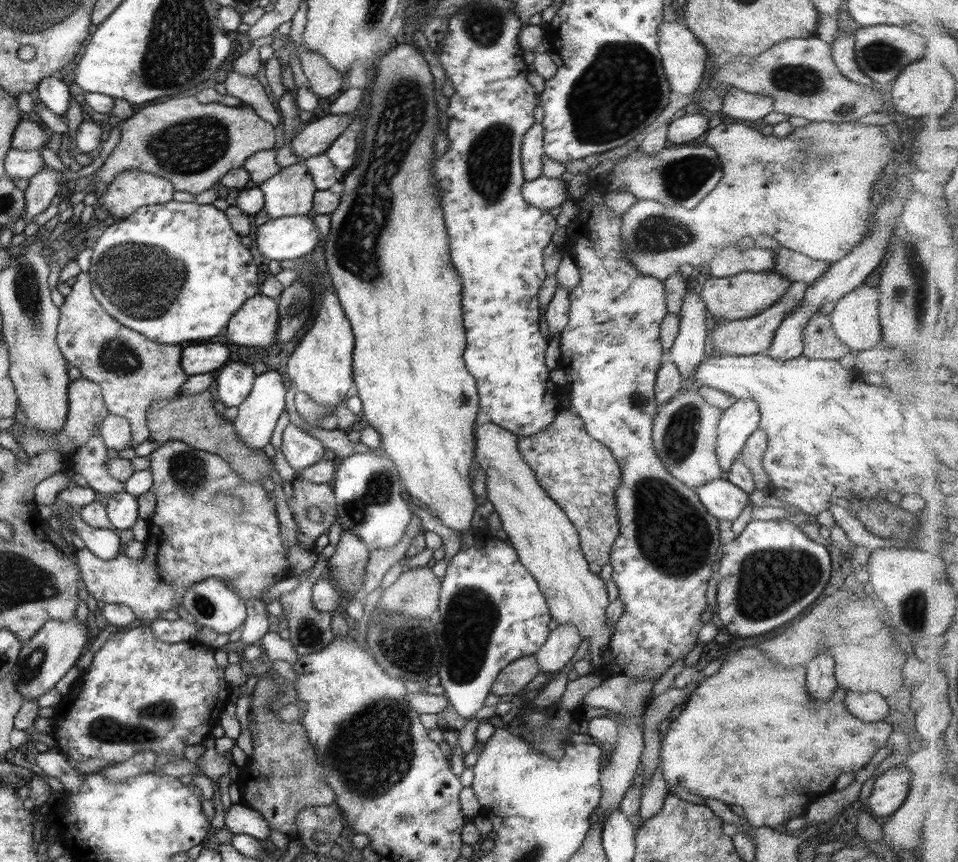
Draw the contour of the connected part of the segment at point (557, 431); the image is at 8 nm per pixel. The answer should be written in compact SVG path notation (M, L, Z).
M562 409L555 421L536 436L520 437L518 446L534 469L538 484L576 527L586 561L601 567L609 564L612 543L620 532L614 491L621 479L610 449L587 433L584 421L571 409Z

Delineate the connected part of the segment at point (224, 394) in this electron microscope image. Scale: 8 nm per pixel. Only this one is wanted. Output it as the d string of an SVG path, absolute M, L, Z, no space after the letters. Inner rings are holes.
M228 362L215 374L216 394L227 408L238 406L253 389L254 367L244 362Z

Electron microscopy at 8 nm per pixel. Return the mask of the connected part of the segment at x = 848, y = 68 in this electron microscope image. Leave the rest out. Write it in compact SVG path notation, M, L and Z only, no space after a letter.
M839 31L831 42L831 53L838 71L848 80L860 86L876 86L874 82L860 71L855 59L855 38L848 32Z

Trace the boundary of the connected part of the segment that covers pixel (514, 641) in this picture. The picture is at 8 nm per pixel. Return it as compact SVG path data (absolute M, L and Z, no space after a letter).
M488 527L481 530L474 530L474 535L474 545L470 546L467 550L456 552L449 562L446 576L444 576L441 582L438 614L434 619L437 641L442 649L442 660L438 673L438 676L440 676L440 686L444 687L444 690L446 691L445 696L457 710L458 714L460 714L462 718L466 718L467 721L472 720L472 718L476 716L476 712L485 705L484 702L490 695L490 689L492 689L492 685L496 682L496 679L503 668L506 668L511 662L514 662L520 657L534 655L538 652L538 649L547 641L548 635L551 634L550 626L548 625L552 620L546 598L544 598L540 591L535 577L531 576L528 570L520 564L518 553L512 548L513 545L510 542L502 541L496 534L492 534L490 530L488 530Z

